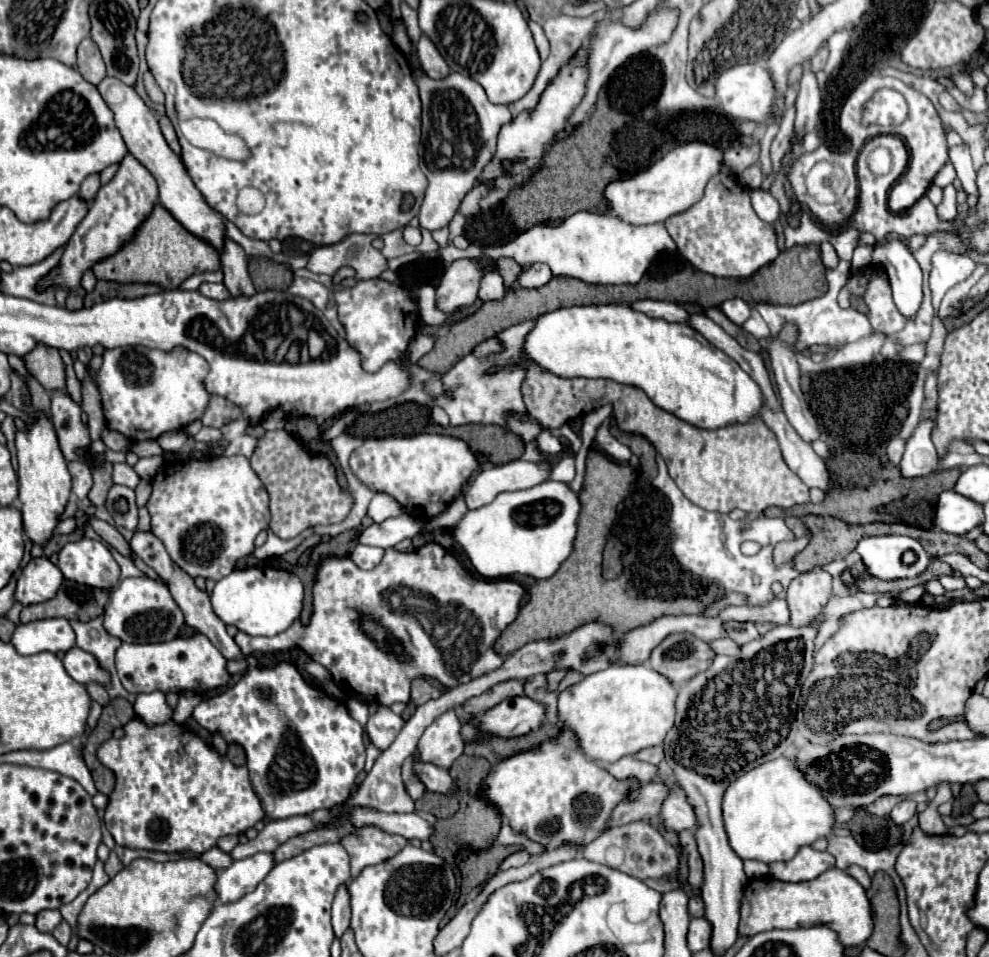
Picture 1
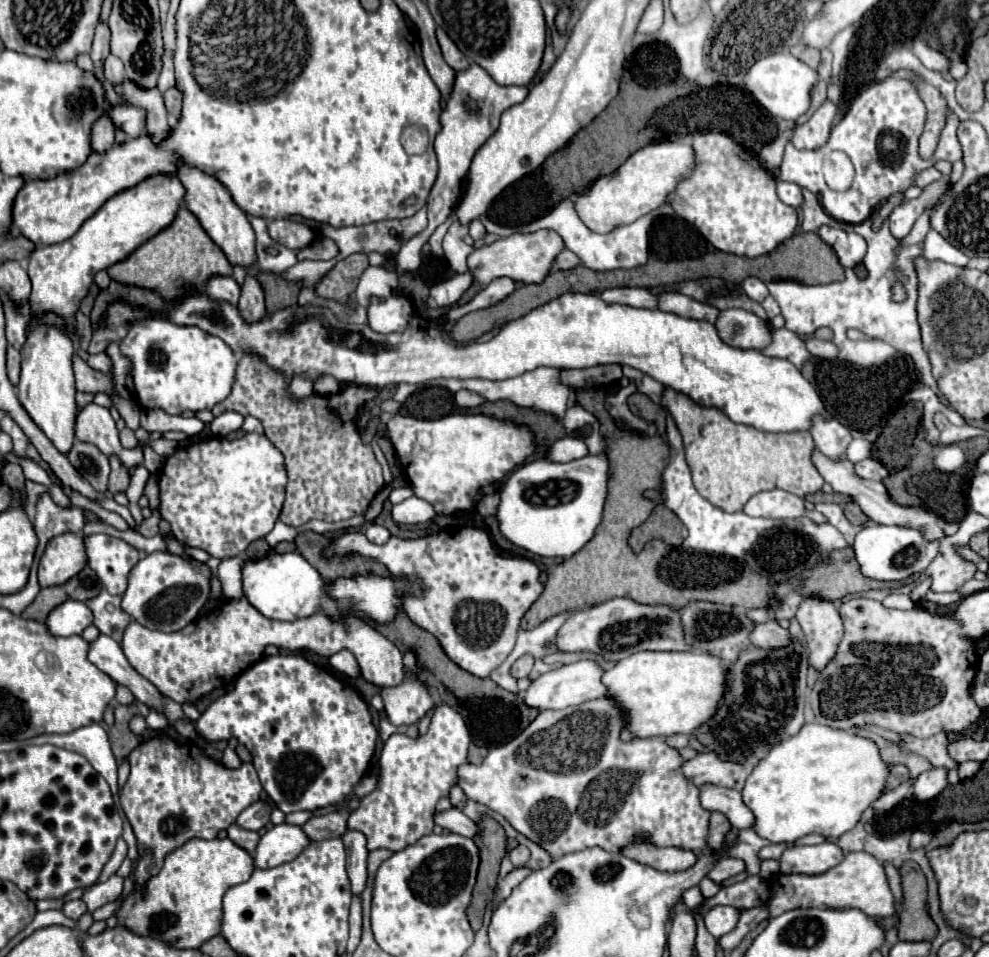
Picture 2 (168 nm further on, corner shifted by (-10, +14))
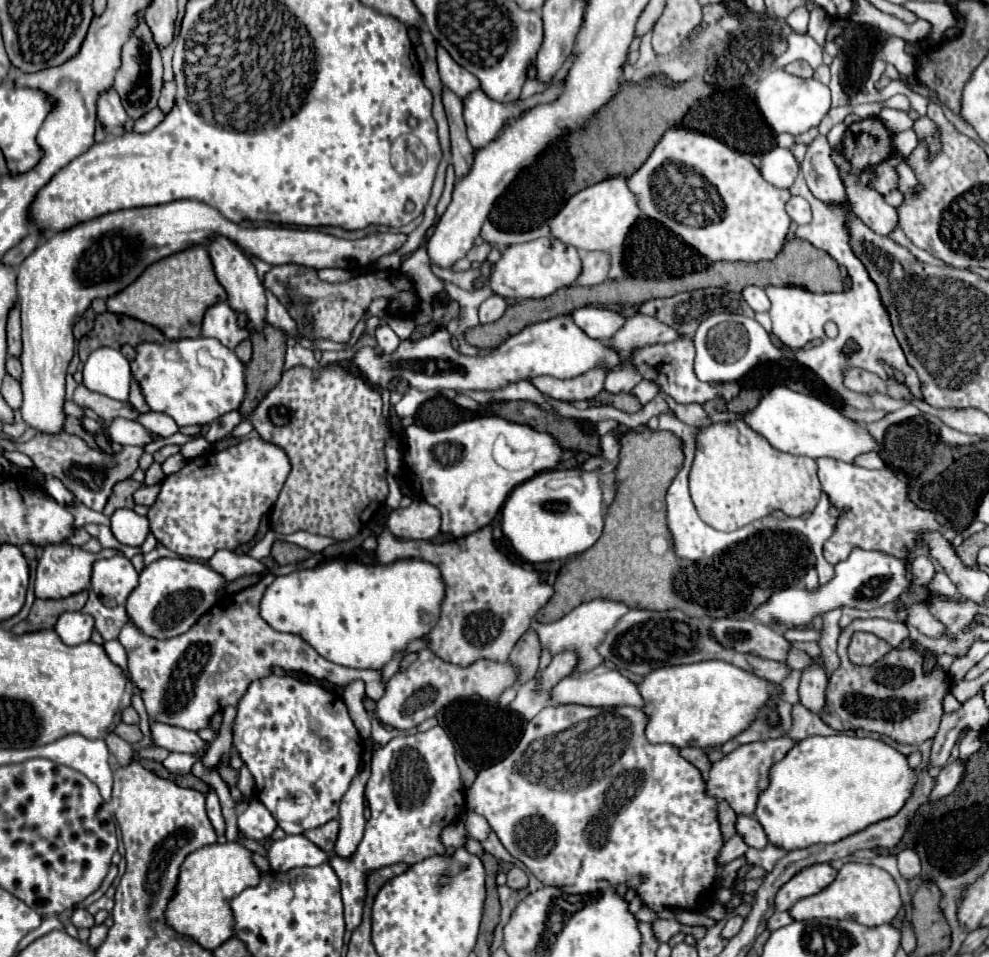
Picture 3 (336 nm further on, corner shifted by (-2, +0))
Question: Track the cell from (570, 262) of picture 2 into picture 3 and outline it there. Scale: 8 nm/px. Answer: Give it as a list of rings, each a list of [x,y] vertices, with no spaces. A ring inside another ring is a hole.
[[[592,251],[582,257],[582,273],[576,279],[576,285],[598,285],[606,279],[608,273],[608,253]]]

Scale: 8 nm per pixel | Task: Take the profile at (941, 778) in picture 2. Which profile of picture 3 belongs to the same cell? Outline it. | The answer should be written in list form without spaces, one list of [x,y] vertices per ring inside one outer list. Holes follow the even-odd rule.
[[[958,761],[952,765],[946,765],[936,777],[934,777],[934,789],[930,793],[930,801],[940,801],[946,795],[950,795],[956,785],[960,783],[960,775],[964,773],[964,765],[960,765]]]

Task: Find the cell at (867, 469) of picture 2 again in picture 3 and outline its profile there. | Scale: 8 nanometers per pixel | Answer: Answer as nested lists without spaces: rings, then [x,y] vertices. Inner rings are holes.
[[[820,457],[816,459],[816,465],[818,465],[822,491],[828,495],[830,503],[836,507],[850,509],[844,517],[838,519],[838,527],[834,535],[824,543],[824,557],[828,563],[836,565],[844,561],[854,547],[878,549],[878,551],[888,551],[892,555],[906,557],[908,551],[914,549],[916,533],[940,527],[934,521],[934,515],[930,511],[920,511],[906,497],[908,491],[906,481],[902,481],[892,471],[888,469],[870,471],[832,457]]]

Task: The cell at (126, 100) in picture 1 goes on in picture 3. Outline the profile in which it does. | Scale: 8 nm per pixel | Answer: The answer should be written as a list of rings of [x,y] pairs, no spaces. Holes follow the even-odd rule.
[[[214,235],[210,237],[208,245],[208,255],[212,259],[212,265],[214,265],[214,271],[216,271],[216,277],[220,281],[220,285],[226,289],[228,293],[228,305],[234,309],[234,311],[242,311],[248,315],[250,319],[250,327],[262,331],[264,327],[264,321],[266,321],[266,297],[264,297],[264,285],[260,283],[258,275],[256,275],[256,269],[250,261],[250,257],[228,237],[224,235]]]

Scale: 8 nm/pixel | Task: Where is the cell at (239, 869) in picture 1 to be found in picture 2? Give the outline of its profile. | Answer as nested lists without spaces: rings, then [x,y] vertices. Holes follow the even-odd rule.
[[[288,823],[274,825],[262,835],[256,851],[252,853],[254,865],[258,869],[270,869],[294,861],[308,845],[310,841],[302,831],[302,827]]]

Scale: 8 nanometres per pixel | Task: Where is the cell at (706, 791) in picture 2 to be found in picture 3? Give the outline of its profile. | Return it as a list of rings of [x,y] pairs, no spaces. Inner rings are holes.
[[[736,815],[736,833],[744,839],[746,845],[762,849],[768,845],[768,839],[764,835],[764,829],[760,827],[760,823],[756,823],[754,817],[748,815]]]

